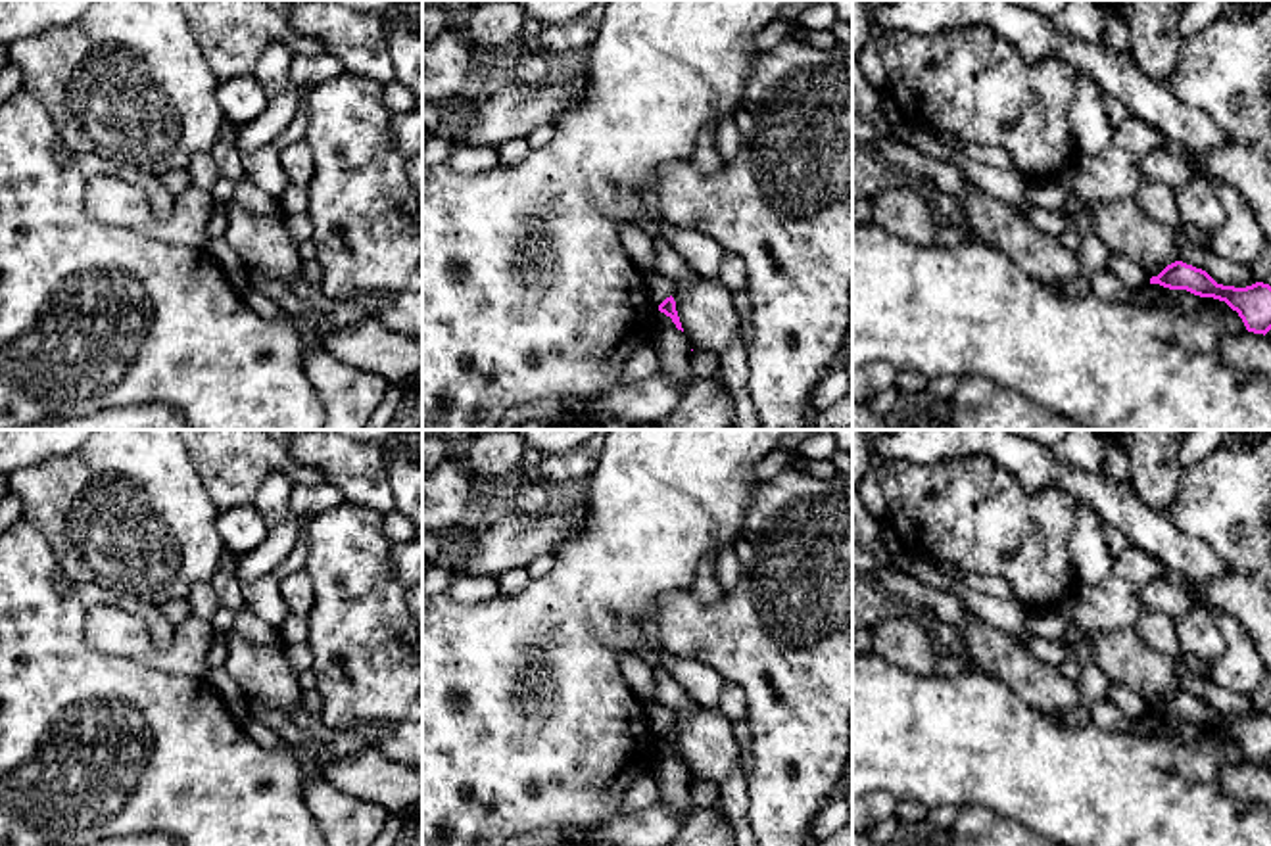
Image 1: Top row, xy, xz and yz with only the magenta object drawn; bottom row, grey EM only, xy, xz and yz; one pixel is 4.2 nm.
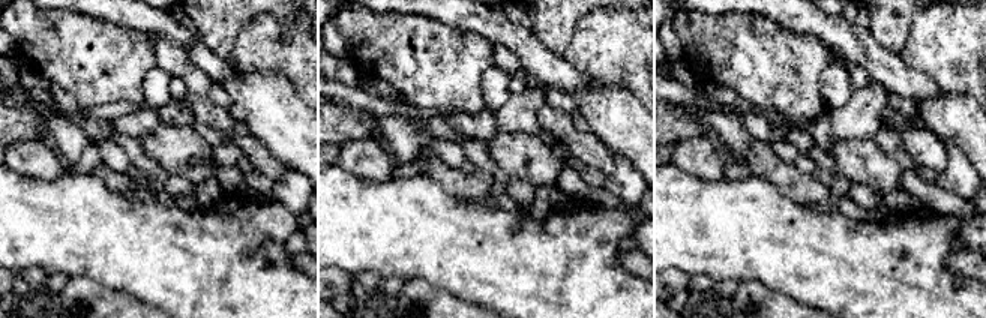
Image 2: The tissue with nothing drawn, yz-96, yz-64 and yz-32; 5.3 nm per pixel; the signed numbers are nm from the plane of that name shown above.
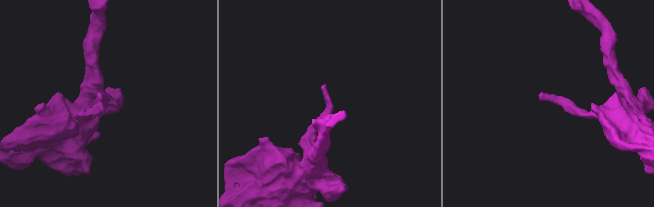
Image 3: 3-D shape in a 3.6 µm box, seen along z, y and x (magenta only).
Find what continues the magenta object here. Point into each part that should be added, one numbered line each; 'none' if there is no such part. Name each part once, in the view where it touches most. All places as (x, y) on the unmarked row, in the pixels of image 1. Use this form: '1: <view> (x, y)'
1: xz (657, 716)

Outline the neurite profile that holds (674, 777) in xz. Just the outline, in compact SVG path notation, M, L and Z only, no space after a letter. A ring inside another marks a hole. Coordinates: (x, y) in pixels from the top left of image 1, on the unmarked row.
M659 740L659 787L660 787L660 802L674 811L689 810L689 787L691 787L691 769L685 762L678 760L670 746Z

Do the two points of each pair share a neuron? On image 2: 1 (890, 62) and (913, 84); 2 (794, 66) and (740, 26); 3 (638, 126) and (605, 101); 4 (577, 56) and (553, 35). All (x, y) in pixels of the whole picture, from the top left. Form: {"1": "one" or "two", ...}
{"1": "one", "2": "one", "3": "one", "4": "two"}

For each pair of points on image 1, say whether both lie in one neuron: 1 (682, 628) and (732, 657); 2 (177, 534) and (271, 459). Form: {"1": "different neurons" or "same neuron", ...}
{"1": "same neuron", "2": "different neurons"}

